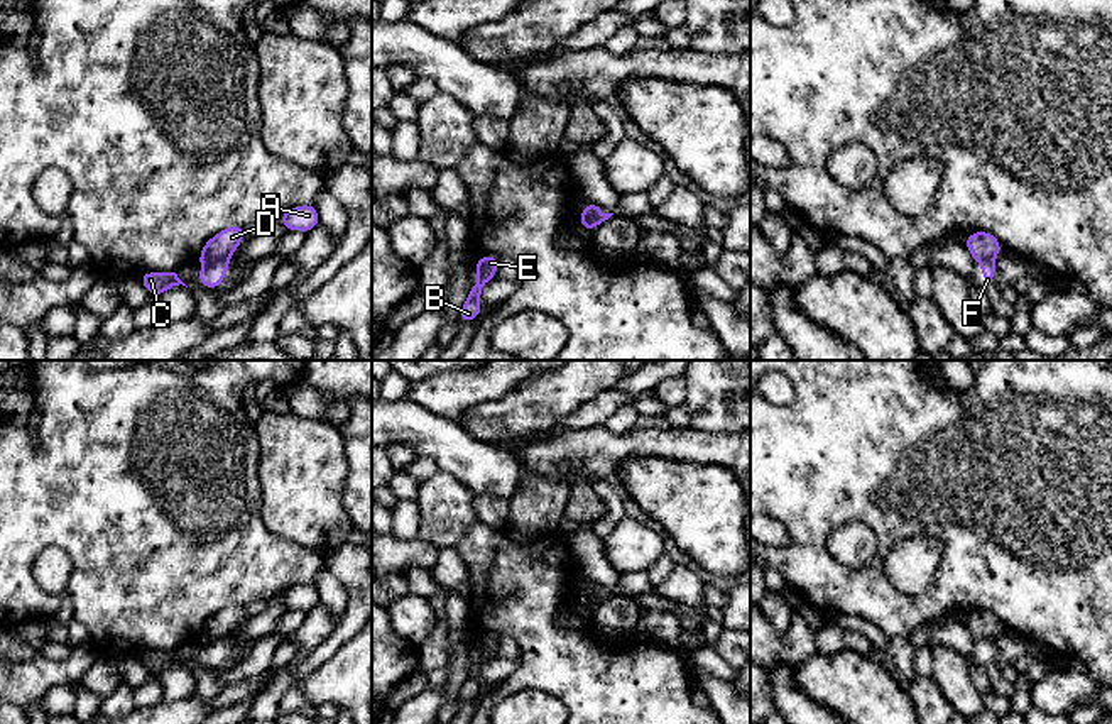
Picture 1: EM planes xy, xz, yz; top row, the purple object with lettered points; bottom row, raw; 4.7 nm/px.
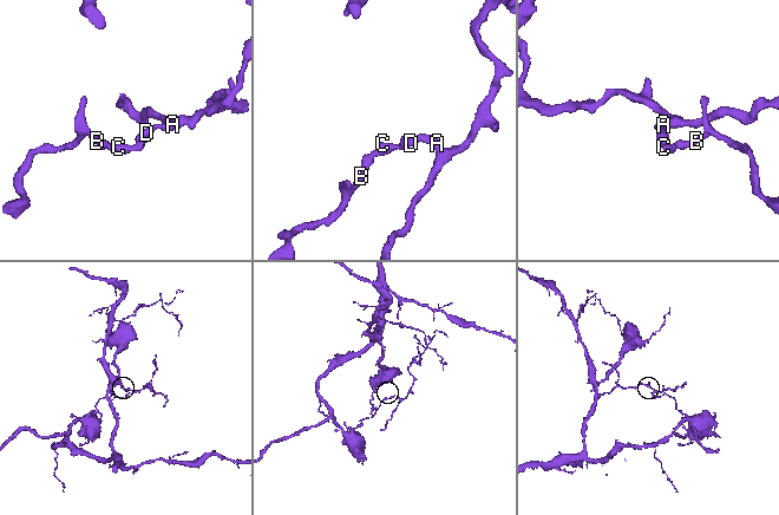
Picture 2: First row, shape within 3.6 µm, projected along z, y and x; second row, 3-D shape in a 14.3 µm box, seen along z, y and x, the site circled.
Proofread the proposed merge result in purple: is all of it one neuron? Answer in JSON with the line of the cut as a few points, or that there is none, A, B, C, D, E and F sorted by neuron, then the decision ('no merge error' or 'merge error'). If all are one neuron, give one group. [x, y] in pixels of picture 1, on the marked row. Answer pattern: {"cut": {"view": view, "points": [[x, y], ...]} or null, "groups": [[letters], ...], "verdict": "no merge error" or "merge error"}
{"cut": {"view": "xy", "points": [[227, 257], [203, 266]]}, "groups": [["A", "D"], ["B", "C", "E", "F"]], "verdict": "merge error"}

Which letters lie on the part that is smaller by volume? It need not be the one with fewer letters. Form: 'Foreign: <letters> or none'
Foreign: A, D

